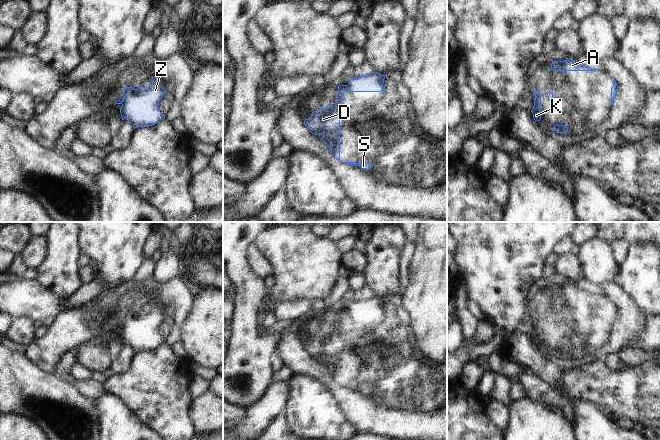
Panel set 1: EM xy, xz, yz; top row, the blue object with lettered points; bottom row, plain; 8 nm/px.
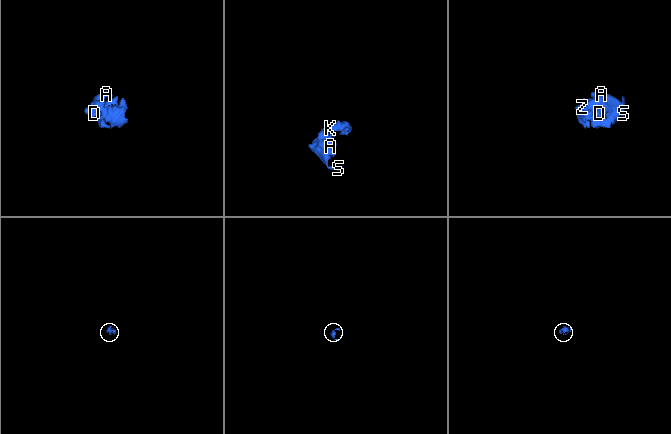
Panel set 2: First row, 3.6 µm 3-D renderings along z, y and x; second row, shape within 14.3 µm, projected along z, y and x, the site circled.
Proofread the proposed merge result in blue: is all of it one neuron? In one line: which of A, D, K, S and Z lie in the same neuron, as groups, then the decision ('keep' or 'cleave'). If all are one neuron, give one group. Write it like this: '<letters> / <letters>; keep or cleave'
A D S / K Z; cleave

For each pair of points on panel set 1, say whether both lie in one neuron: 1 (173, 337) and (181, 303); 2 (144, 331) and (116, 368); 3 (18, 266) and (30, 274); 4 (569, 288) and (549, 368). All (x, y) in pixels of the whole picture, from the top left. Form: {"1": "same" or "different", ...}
{"1": "same", "2": "same", "3": "same", "4": "different"}

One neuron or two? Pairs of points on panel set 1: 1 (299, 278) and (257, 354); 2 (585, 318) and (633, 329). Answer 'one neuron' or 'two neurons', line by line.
1: two neurons
2: one neuron

